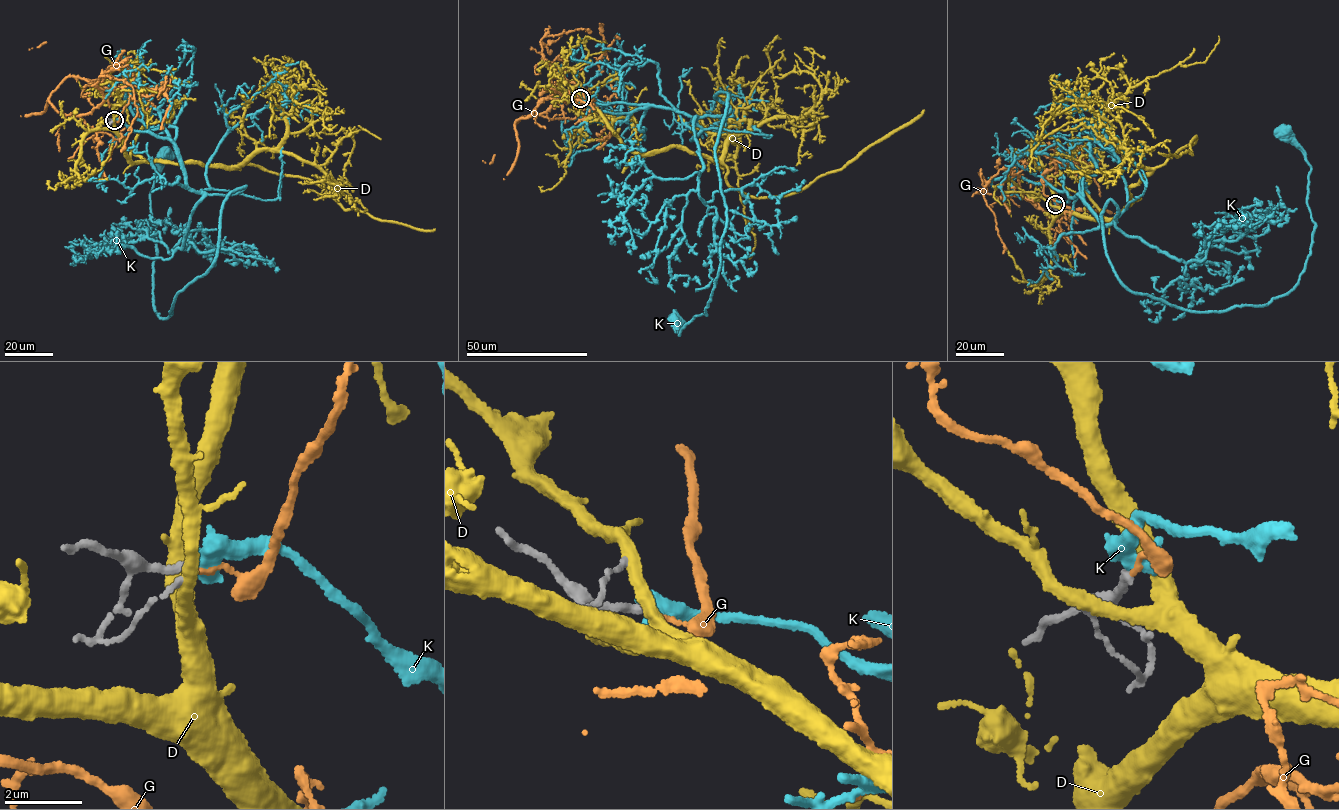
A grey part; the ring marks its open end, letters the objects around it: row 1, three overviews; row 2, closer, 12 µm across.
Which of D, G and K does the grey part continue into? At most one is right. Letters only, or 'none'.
K

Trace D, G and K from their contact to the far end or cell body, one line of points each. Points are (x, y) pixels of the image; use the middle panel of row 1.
D: (579, 95), (636, 152), (686, 147), (723, 162), (732, 187), (765, 198), (797, 193), (843, 168), (924, 110)
G: (580, 99), (583, 88), (570, 101), (558, 100), (514, 125), (552, 93), (559, 80), (540, 41), (588, 28)
K: (580, 98), (721, 117), (727, 92), (720, 263), (706, 315), (678, 335), (676, 317)

